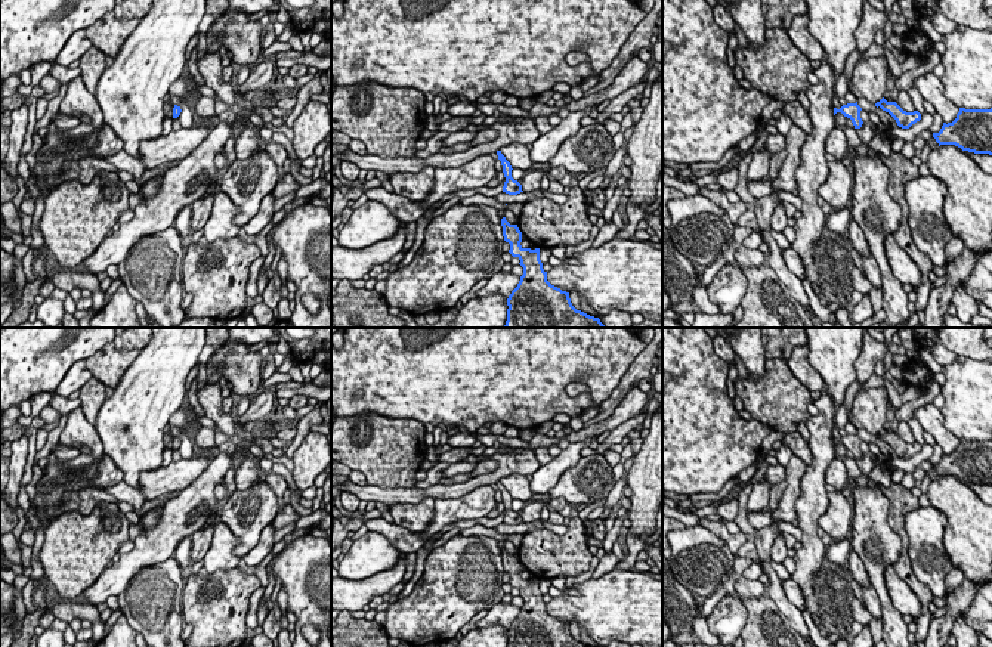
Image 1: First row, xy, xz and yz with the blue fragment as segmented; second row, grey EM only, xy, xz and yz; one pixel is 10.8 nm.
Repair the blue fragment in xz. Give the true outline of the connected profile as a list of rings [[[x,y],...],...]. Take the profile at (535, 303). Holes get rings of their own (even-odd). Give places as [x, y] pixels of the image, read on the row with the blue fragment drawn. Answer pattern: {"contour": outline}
{"contour": [[[501,219],[509,253],[520,260],[523,275],[507,298],[504,328],[606,328],[599,318],[577,310],[569,292],[551,285],[540,260],[540,248],[523,248],[517,225]]]}

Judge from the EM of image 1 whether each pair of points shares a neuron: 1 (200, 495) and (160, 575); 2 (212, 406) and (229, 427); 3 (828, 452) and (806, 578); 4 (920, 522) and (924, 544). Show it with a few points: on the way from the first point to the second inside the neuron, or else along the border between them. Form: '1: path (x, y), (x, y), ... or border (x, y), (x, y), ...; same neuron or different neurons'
1: border (170, 556), (141, 567), (135, 573); different neurons
2: path (213, 411), (225, 423); same neuron
3: path (813, 483), (813, 502), (809, 507), (809, 547); same neuron
4: path (924, 528), (924, 538); same neuron

